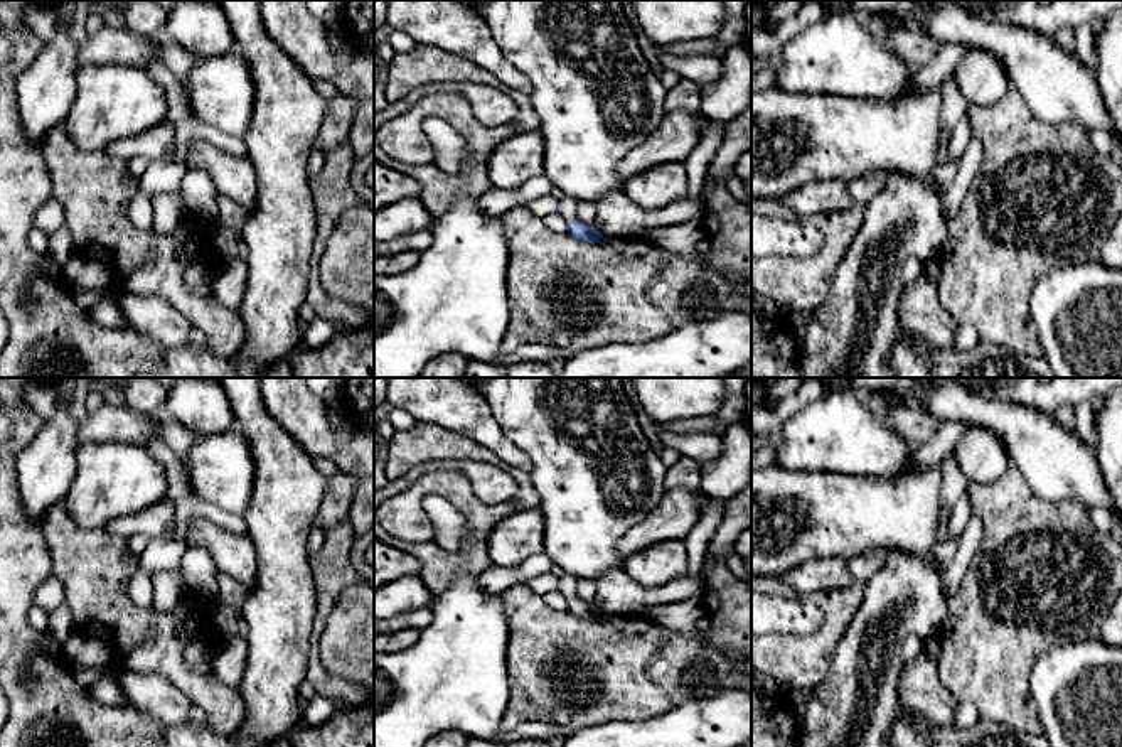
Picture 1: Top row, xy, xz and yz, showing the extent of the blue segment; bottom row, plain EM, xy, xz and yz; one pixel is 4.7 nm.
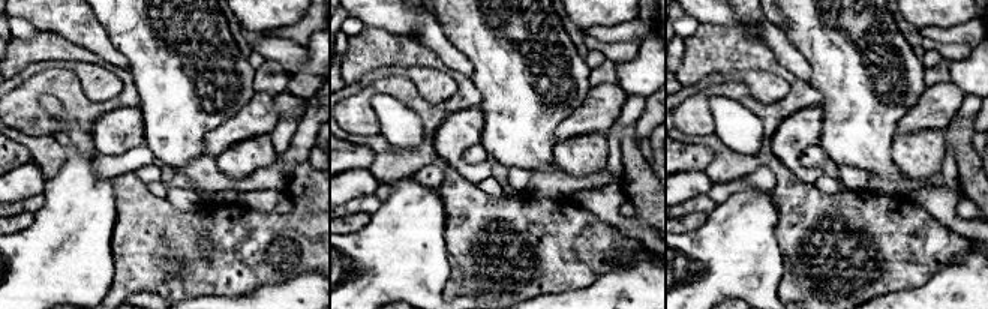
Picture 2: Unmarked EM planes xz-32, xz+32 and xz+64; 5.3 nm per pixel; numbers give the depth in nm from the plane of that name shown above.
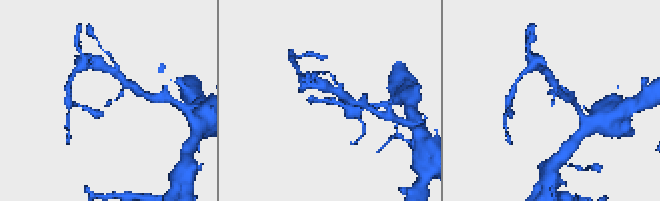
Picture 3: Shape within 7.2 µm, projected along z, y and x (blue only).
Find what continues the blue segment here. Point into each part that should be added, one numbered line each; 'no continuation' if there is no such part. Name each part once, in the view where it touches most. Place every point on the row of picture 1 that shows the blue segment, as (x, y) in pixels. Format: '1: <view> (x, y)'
1: xz (568, 213)

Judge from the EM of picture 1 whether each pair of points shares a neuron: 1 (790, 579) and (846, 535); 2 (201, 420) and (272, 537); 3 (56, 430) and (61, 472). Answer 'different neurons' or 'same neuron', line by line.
1: different neurons
2: different neurons
3: same neuron

